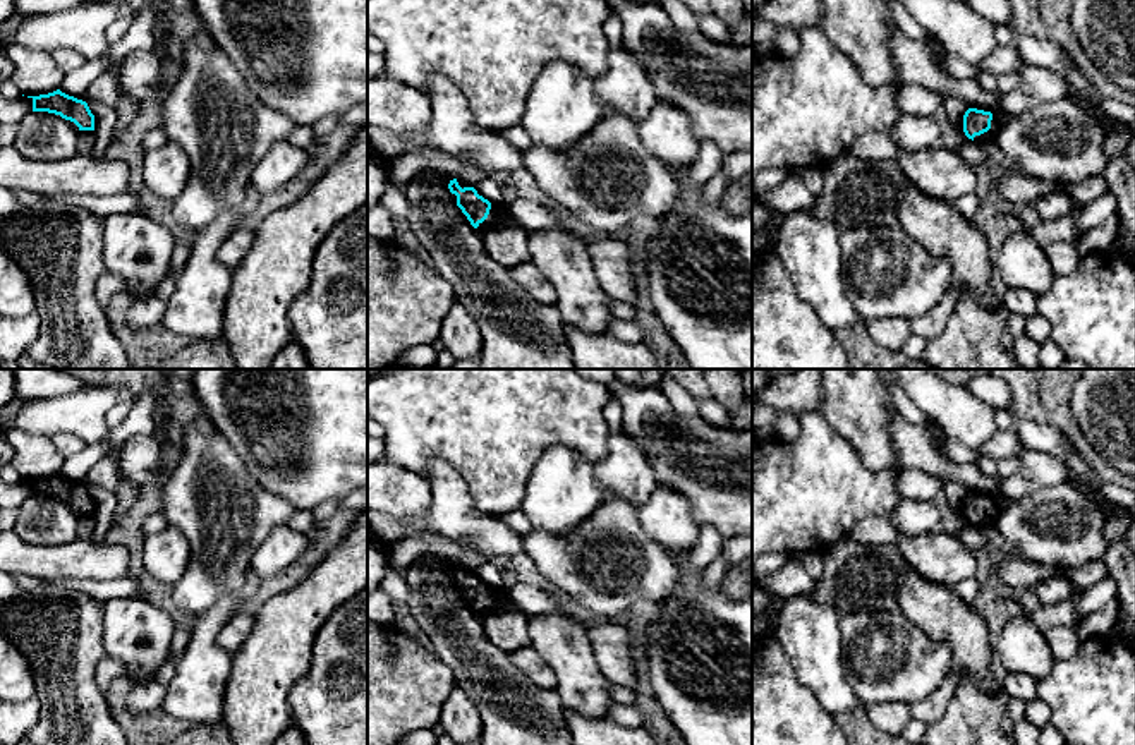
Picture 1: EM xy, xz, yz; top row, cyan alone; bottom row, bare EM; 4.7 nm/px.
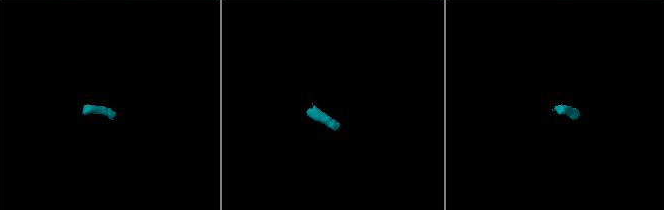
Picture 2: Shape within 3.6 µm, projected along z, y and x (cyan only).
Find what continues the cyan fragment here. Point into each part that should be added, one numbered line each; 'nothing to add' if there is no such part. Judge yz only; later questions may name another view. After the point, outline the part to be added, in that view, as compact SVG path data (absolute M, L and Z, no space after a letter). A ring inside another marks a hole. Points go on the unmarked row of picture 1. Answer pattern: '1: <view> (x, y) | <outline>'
1: yz (986, 522) | M992 500L991 513L987 517L980 518L980 520L975 520L974 525L977 529L992 529L998 510L999 510L999 503L996 500Z

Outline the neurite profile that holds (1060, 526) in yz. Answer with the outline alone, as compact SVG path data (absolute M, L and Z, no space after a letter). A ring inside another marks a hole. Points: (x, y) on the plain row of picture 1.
M1063 481L1023 498L1006 498L992 525L1027 560L1063 572L1104 561L1101 506Z

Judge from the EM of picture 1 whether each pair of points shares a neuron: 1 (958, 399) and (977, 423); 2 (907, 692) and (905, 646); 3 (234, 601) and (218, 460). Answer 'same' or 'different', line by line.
1: same
2: same
3: different

